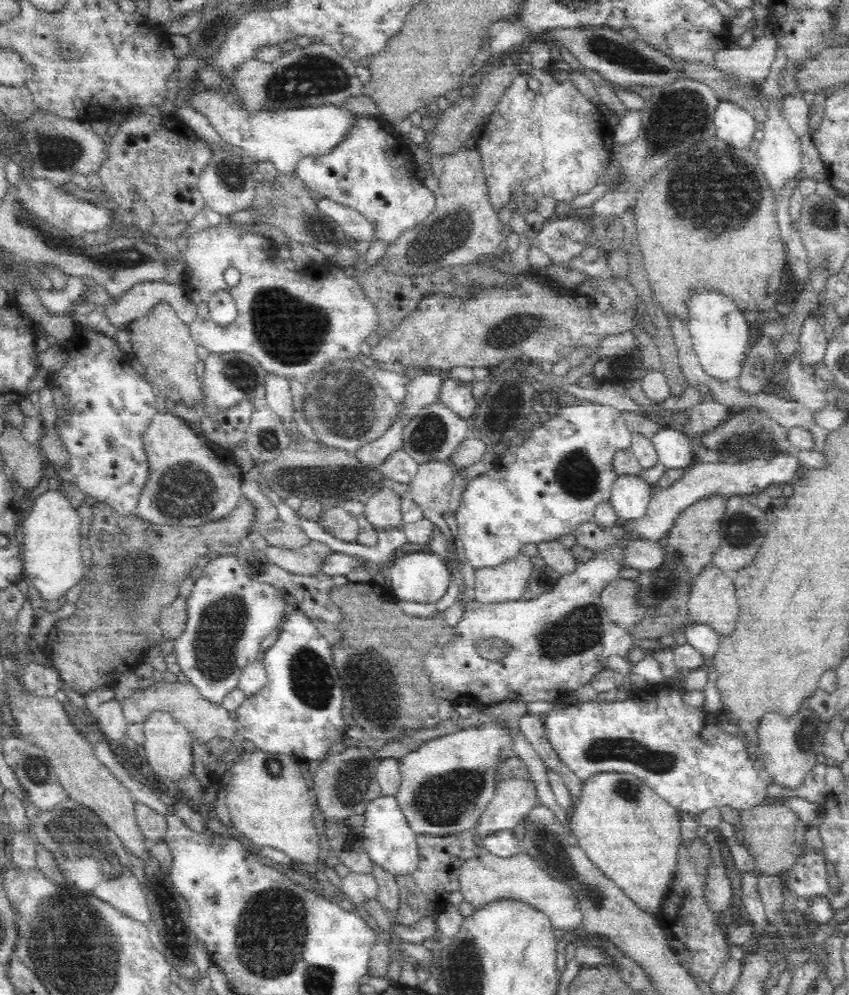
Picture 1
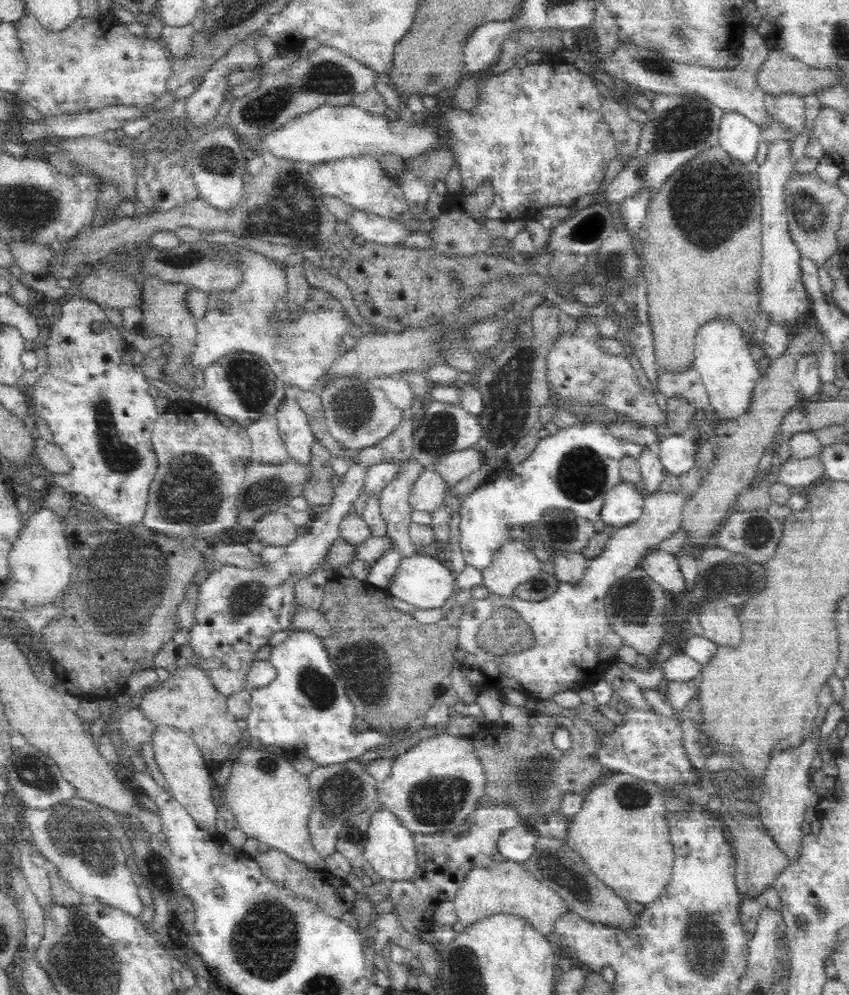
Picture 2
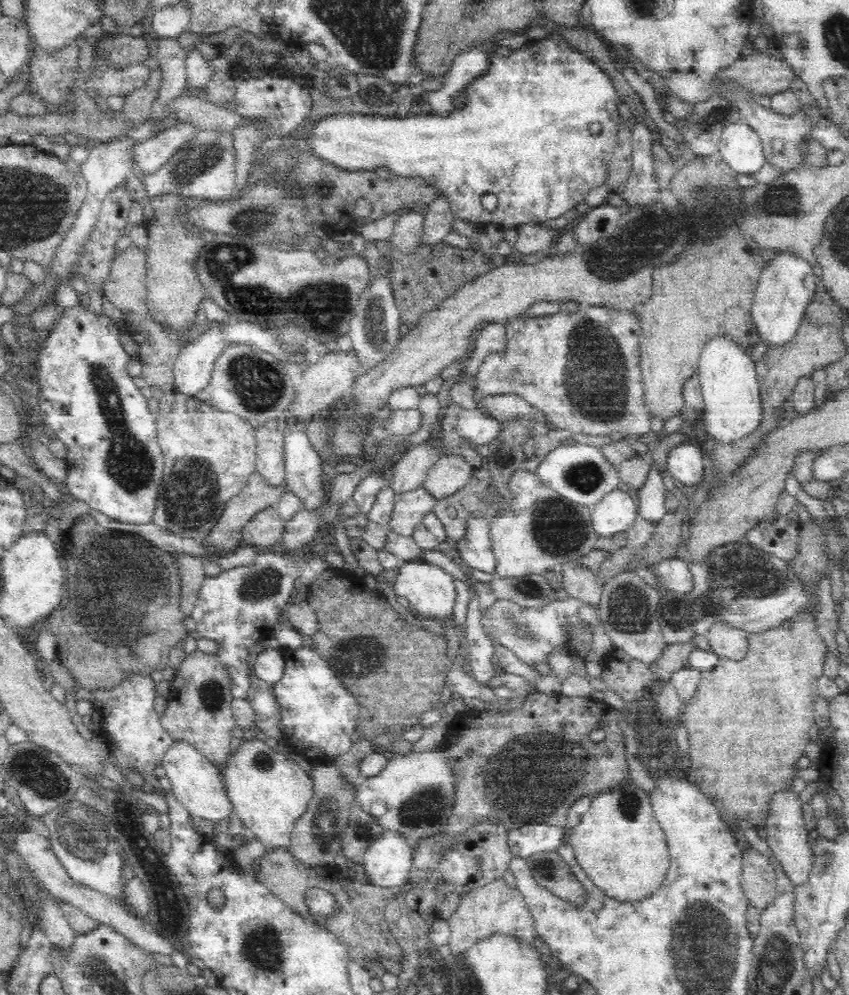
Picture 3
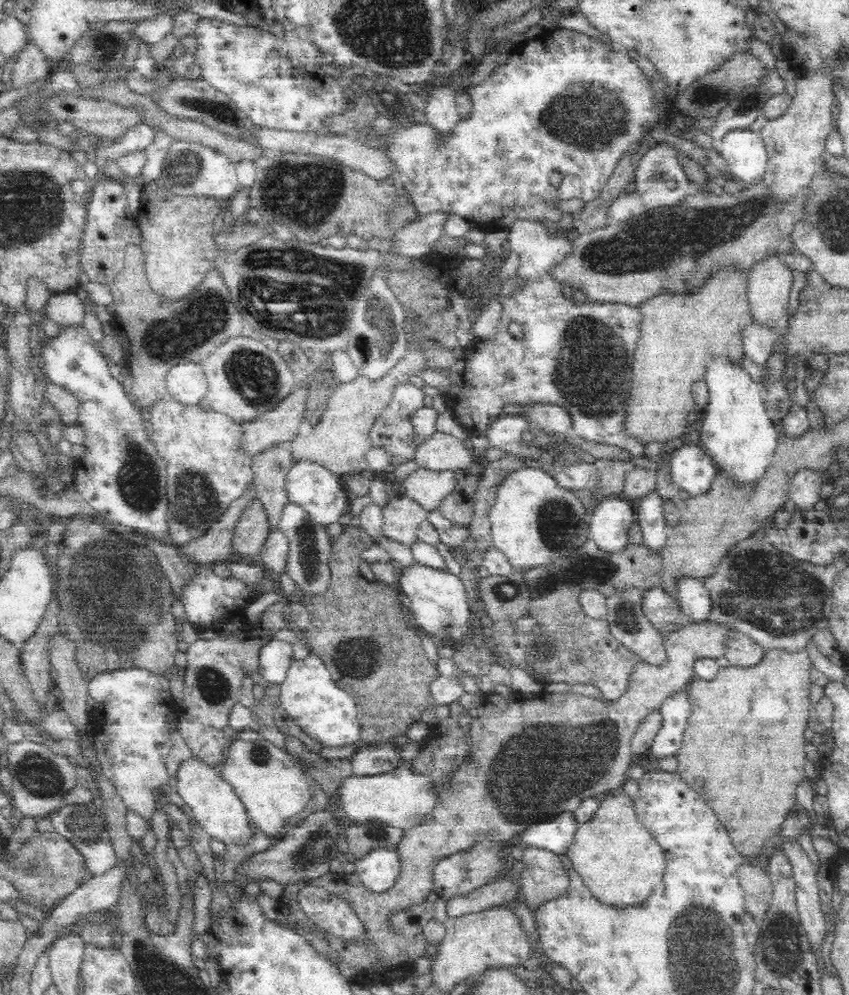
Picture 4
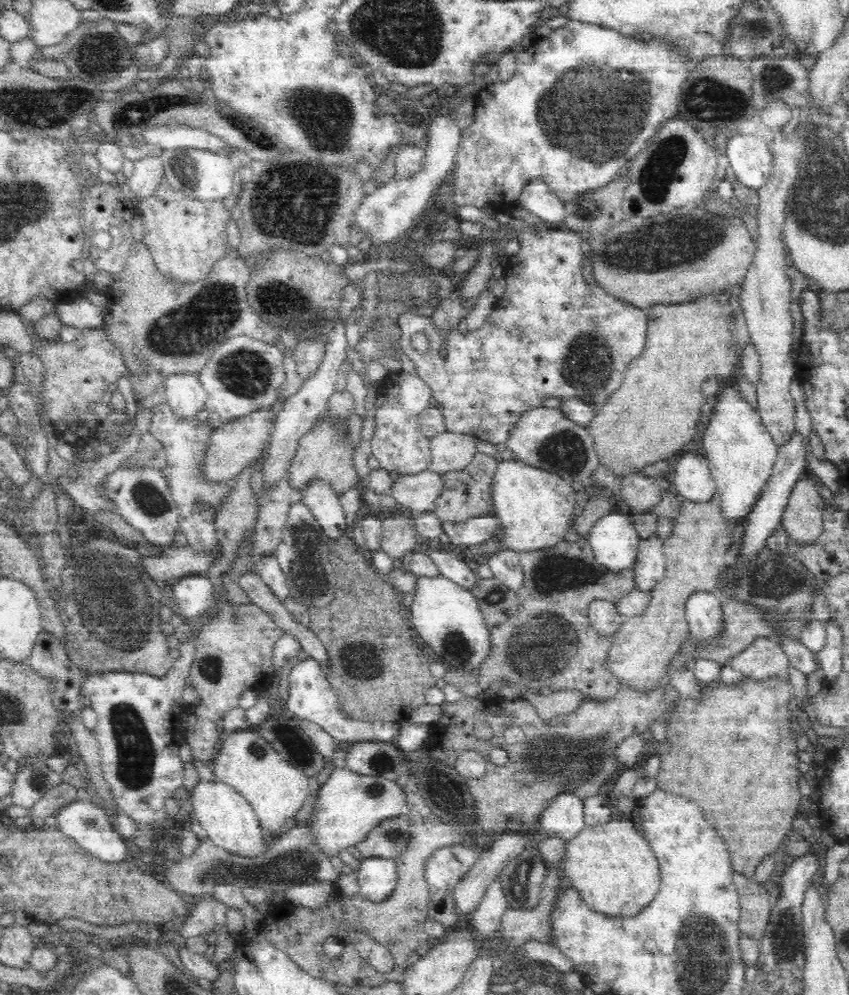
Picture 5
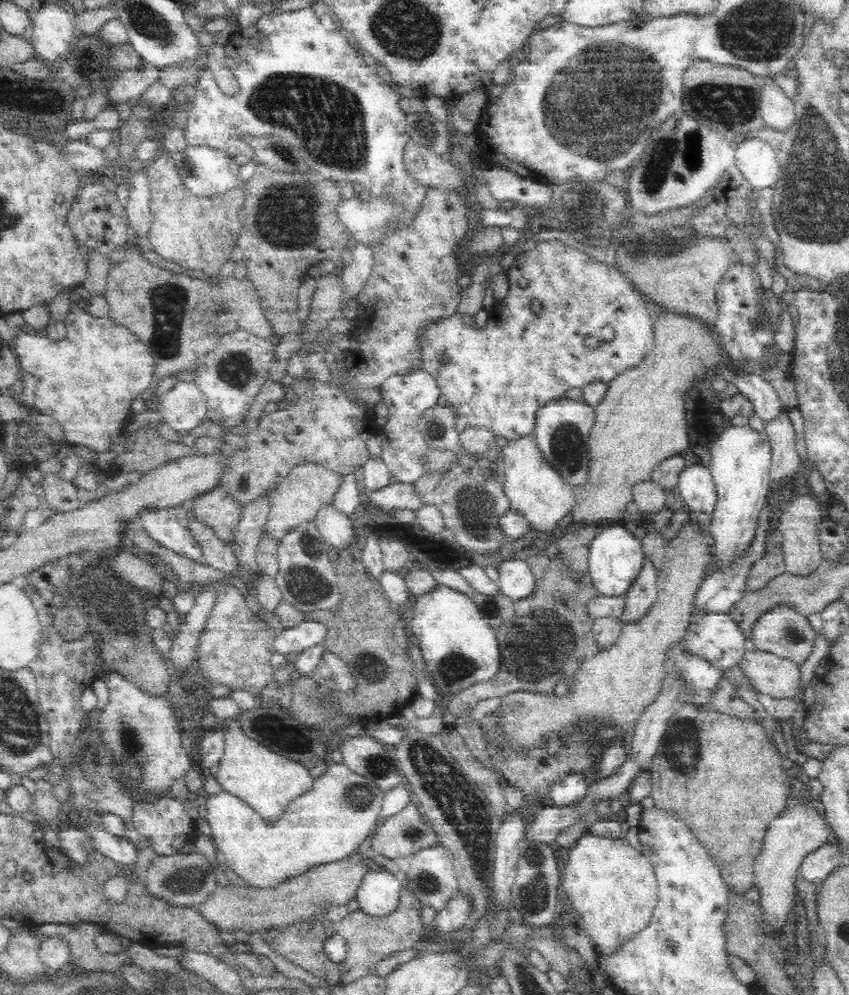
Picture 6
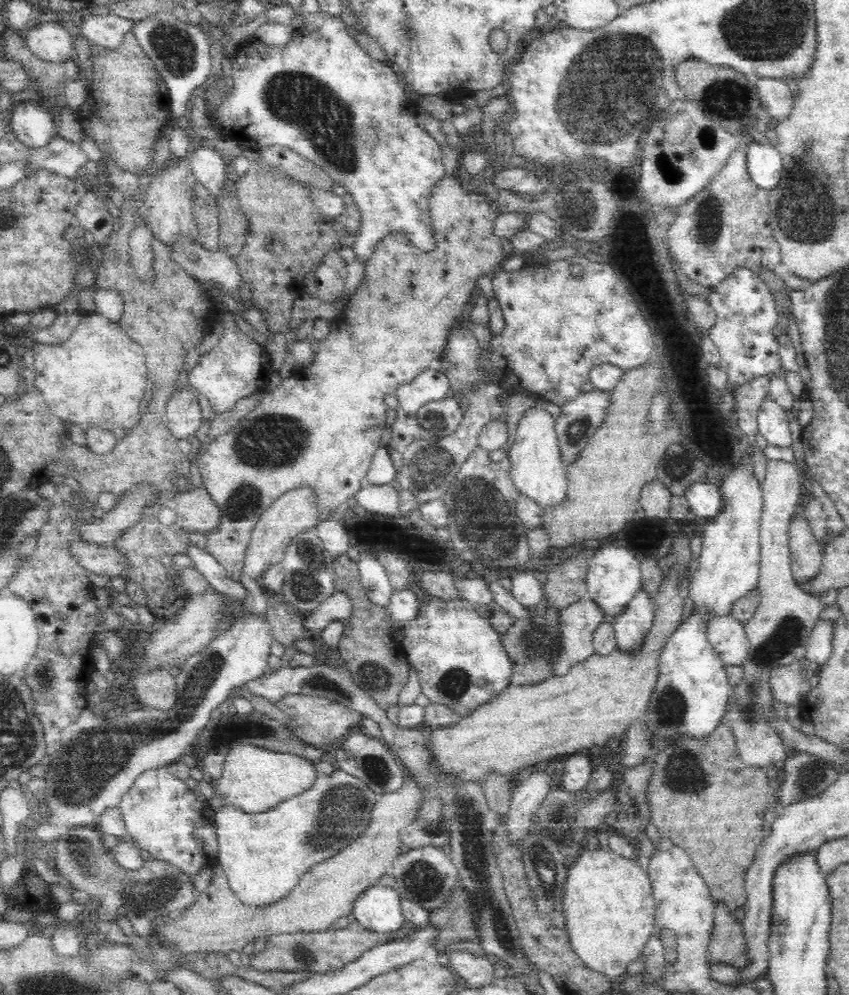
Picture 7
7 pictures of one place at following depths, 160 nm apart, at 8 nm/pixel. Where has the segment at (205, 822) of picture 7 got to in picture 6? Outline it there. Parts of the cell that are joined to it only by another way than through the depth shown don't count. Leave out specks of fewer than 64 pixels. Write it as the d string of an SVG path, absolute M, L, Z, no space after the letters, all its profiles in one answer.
M170 796L153 805L134 807L130 821L137 832L152 839L153 848L159 856L171 854L188 840L194 841L194 823L186 815L183 803Z

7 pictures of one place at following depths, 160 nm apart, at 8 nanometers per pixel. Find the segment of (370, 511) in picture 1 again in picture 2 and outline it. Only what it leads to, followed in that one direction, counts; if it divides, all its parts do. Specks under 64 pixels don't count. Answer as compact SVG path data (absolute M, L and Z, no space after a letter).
M404 462L403 473L383 486L377 493L379 516L386 526L386 536L393 538L403 557L417 554L409 537L410 508L408 490L412 480L423 468L412 462Z

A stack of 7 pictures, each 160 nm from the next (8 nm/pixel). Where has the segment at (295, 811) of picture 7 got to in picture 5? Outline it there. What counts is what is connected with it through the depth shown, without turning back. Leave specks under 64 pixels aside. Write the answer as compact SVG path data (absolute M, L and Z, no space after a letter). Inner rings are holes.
M347 768L334 770L316 797L318 801L314 802L317 808L315 820L319 824L317 837L328 855L337 855L348 846L354 845L354 842L360 842L372 826L376 826L384 819L408 813L405 784L400 784L394 778L353 773ZM199 778L191 790L190 806L192 817L200 822L207 832L208 840L212 841L215 846L246 856L258 855L264 849L262 841L265 834L253 812L252 805L227 782L216 778L212 780Z

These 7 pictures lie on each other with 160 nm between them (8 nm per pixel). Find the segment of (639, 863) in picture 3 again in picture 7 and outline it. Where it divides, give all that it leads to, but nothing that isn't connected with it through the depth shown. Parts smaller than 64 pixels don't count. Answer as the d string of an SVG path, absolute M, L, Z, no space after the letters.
M584 848L575 857L574 863L567 868L562 911L571 943L592 970L615 979L632 958L636 958L638 950L650 936L656 906L652 882L638 860L608 848Z

